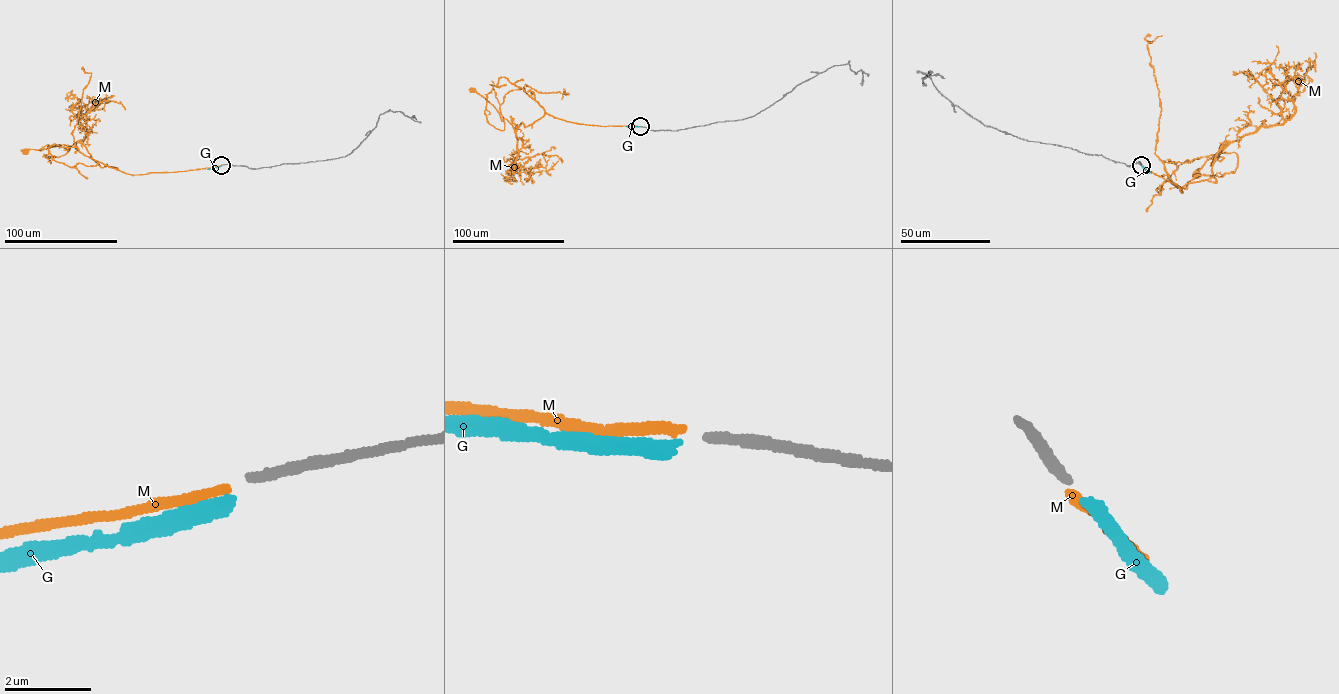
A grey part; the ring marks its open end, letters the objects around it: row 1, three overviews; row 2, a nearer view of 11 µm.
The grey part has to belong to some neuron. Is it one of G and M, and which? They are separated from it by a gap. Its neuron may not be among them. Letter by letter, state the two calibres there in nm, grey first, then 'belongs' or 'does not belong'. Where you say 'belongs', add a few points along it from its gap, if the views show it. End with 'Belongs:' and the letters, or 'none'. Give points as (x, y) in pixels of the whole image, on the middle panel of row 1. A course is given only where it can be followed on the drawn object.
G: calibres 240 and 320 nm; does not belong
M: calibres 240 and 220 nm; belongs; course (640, 126), (586, 125), (545, 113), (533, 123), (524, 127), (522, 122), (513, 128), (473, 90)
Belongs: M

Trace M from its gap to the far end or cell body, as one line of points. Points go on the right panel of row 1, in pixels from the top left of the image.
M: (1141, 165), (1183, 192), (1188, 183), (1216, 182), (1212, 165), (1228, 144), (1223, 159), (1196, 174)

